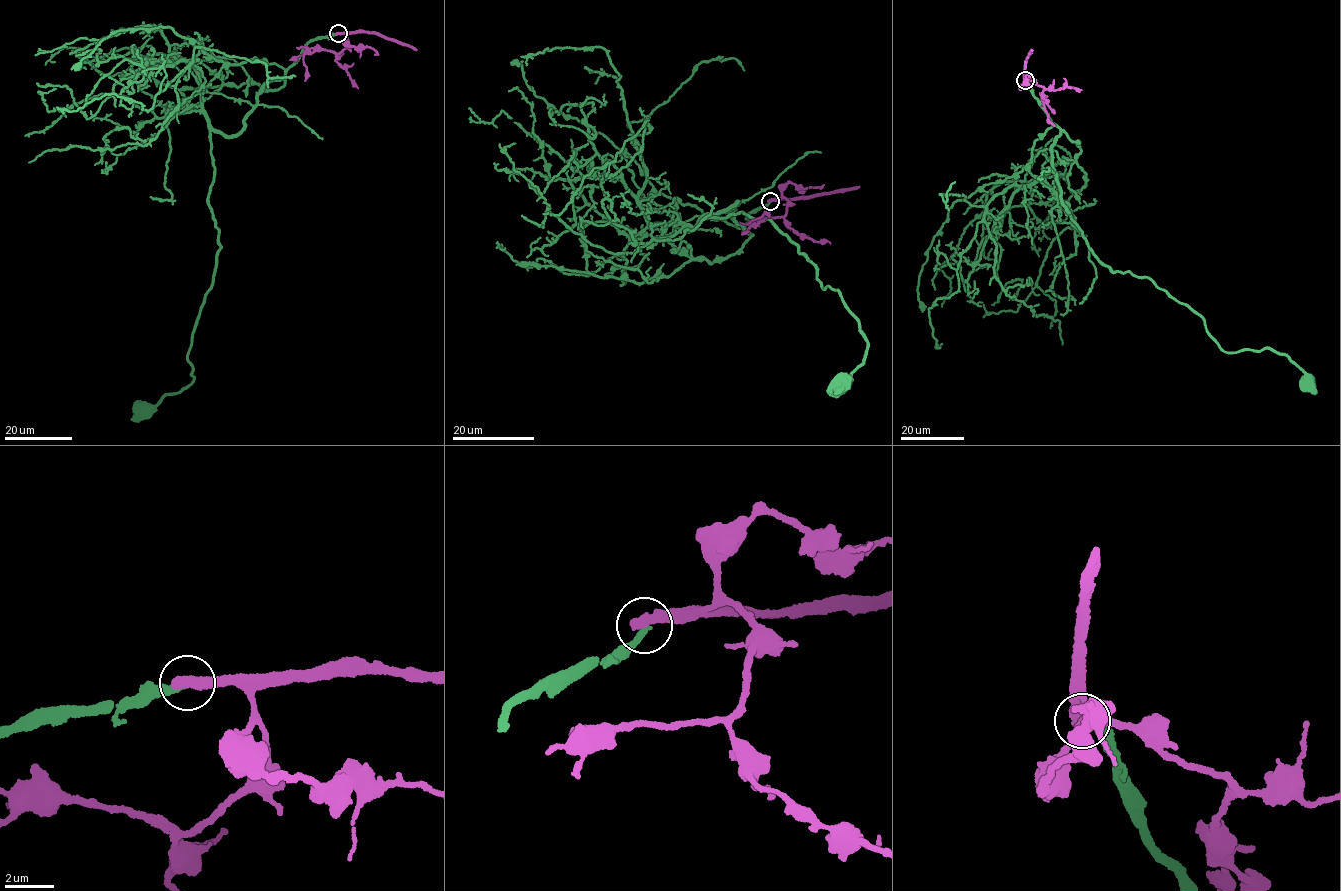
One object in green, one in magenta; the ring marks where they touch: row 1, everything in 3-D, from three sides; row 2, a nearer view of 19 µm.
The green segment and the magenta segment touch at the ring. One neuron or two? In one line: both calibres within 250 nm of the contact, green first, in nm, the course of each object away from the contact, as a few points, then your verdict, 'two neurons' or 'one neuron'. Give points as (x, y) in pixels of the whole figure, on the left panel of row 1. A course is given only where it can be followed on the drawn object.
calibres 280 and 500 nm; course green (338, 33), (312, 39), (264, 86), (238, 132), (210, 129), (221, 247), (186, 357), (194, 378), (144, 411); course magenta (338, 33), (345, 34), (349, 41), (340, 52), (313, 47), (304, 51), (305, 81); two neurons

